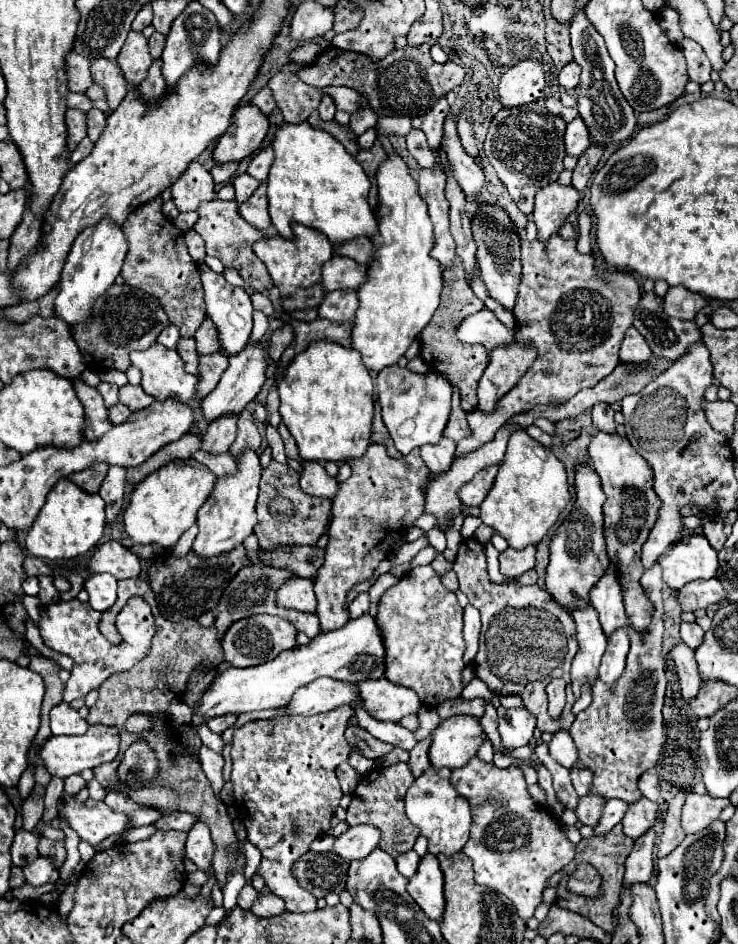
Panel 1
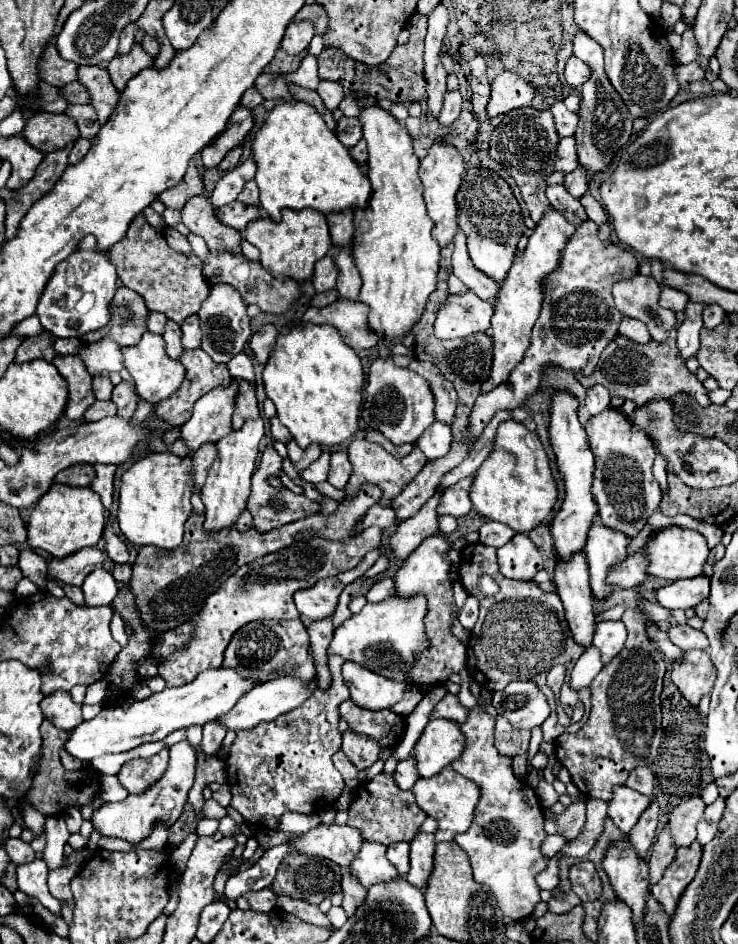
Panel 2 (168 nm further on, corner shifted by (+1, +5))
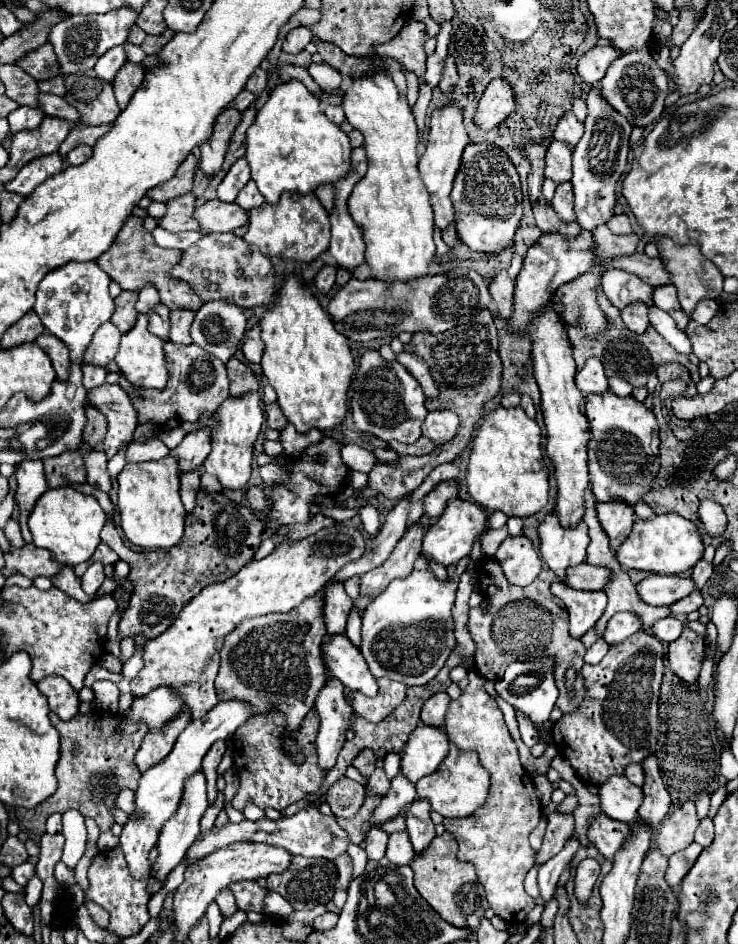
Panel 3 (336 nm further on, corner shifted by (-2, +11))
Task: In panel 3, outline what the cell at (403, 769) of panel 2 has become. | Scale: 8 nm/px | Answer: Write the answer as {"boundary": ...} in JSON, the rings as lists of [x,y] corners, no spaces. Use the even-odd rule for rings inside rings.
{"boundary":[[[402,773],[396,775],[396,777],[392,779],[392,787],[390,787],[388,795],[384,797],[382,805],[378,805],[378,809],[374,811],[370,823],[366,825],[364,831],[368,831],[374,823],[384,823],[384,821],[396,817],[396,815],[400,813],[400,809],[402,809],[404,805],[410,805],[414,799],[416,799],[414,783],[410,783]]]}

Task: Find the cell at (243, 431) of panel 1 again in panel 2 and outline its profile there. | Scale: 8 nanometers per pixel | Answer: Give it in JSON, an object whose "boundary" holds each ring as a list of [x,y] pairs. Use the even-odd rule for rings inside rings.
{"boundary":[[[235,379],[239,383],[239,391],[235,397],[235,415],[233,415],[233,427],[241,427],[245,419],[257,419],[259,405],[255,399],[255,387],[247,379]]]}

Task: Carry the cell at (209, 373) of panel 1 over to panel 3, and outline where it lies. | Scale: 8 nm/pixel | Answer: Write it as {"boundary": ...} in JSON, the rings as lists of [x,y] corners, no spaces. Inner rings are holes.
{"boundary":[[[172,341],[164,343],[166,357],[170,357],[170,381],[164,389],[140,389],[142,399],[134,401],[138,421],[156,421],[158,425],[166,423],[168,419],[178,419],[178,421],[198,421],[202,413],[214,413],[228,397],[228,375],[226,375],[226,365],[214,355],[206,353],[198,345],[178,345]]]}

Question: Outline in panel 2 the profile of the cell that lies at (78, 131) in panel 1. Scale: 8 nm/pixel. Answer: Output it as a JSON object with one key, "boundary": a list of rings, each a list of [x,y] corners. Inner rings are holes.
{"boundary":[[[37,113],[27,119],[21,137],[41,153],[51,153],[63,149],[69,141],[75,141],[79,137],[79,129],[75,121],[63,113]]]}

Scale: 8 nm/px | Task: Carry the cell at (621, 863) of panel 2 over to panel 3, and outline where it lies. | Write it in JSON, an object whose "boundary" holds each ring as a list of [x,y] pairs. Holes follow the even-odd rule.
{"boundary":[[[600,813],[600,817],[594,819],[588,829],[590,841],[598,847],[598,851],[608,861],[614,861],[614,855],[622,849],[622,845],[626,843],[626,839],[630,835],[632,835],[632,831],[626,823],[618,823],[614,819],[606,817],[604,813]]]}

